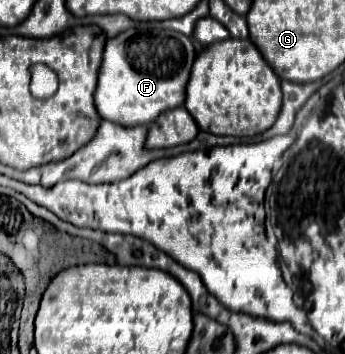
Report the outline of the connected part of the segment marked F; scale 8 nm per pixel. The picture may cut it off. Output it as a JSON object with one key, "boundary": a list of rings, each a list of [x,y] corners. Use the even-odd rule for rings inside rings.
{"boundary":[[[127,29],[107,39],[97,81],[97,109],[103,119],[119,125],[151,125],[163,111],[185,103],[185,87],[197,53],[189,37],[175,31]]]}

